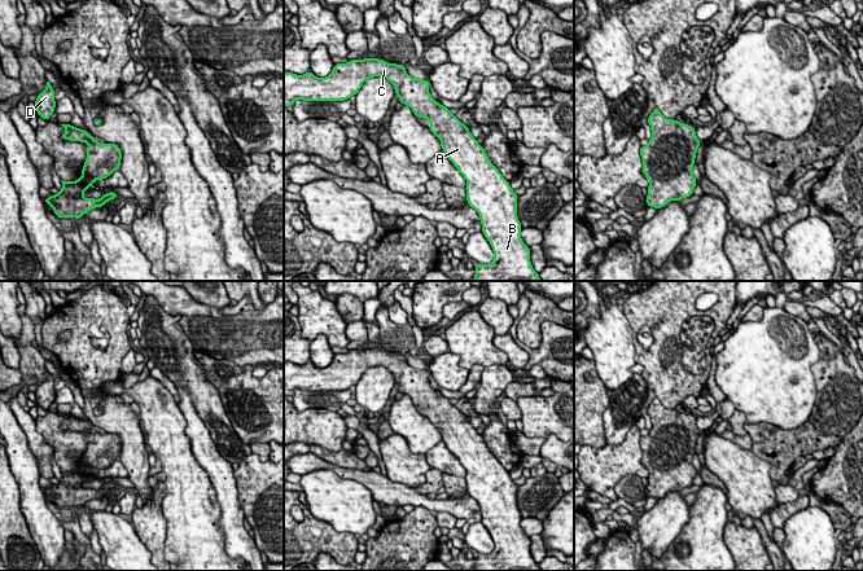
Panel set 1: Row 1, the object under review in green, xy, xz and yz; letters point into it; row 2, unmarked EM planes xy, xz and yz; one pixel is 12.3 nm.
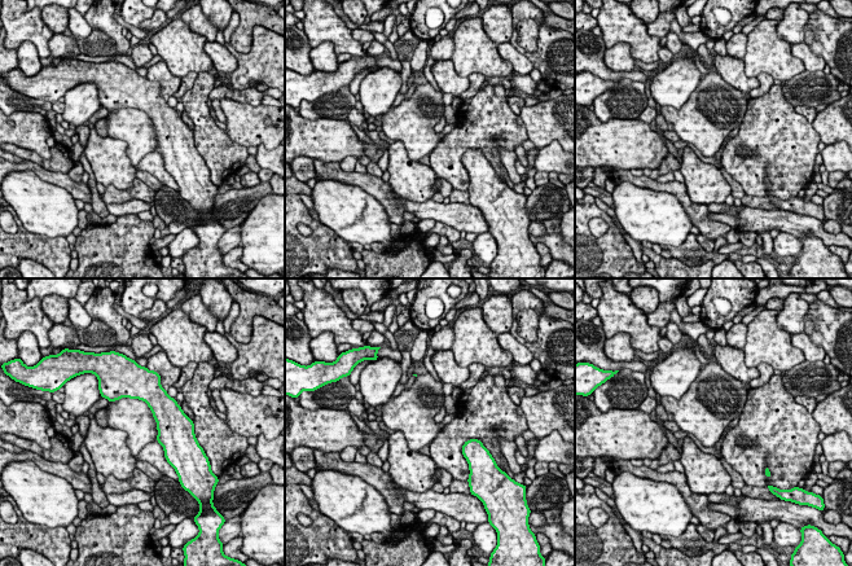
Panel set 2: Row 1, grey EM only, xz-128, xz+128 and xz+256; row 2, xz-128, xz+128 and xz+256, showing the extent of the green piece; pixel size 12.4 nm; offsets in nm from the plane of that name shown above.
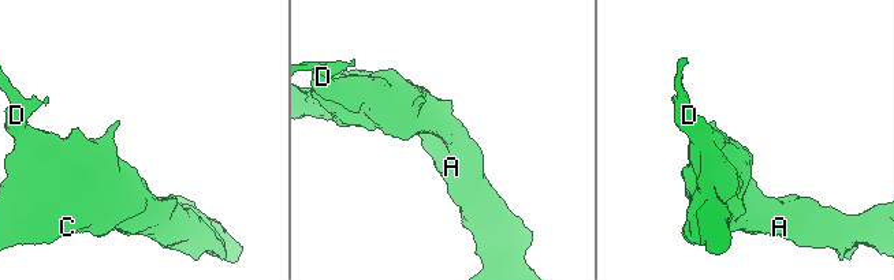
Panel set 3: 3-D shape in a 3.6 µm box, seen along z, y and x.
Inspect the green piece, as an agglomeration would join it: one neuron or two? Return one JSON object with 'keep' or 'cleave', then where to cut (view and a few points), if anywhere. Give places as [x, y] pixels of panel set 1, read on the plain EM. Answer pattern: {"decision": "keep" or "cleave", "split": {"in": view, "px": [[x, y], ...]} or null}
{"decision": "keep", "split": null}

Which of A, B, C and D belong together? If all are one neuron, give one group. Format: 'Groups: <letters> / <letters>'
Groups: A B C D

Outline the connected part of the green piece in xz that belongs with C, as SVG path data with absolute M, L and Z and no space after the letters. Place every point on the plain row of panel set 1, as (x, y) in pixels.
M378 348L350 350L336 353L327 368L316 368L311 361L305 365L284 363L284 396L294 395L294 390L303 391L345 391L355 386L369 368L384 366L395 379L399 392L408 395L417 408L430 412L429 420L437 426L442 440L466 470L466 491L478 505L482 523L490 532L494 549L490 554L478 553L473 566L476 571L542 571L530 552L530 537L520 526L522 517L517 506L518 486L513 482L499 460L491 453L482 435L446 396L438 394L429 382L430 370L416 369L406 363L404 355L389 353Z

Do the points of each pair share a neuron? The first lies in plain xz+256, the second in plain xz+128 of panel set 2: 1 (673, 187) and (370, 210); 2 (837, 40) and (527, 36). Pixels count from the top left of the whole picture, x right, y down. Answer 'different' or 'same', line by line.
1: different
2: different

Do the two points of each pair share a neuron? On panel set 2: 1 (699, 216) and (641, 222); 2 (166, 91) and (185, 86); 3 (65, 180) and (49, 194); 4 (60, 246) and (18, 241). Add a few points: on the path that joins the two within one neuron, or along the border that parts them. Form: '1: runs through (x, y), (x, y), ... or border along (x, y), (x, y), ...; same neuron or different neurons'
1: border along (671, 193), (694, 226); different neurons
2: border along (181, 79), (180, 87), (172, 95); different neurons
3: border along (31, 170), (42, 179), (65, 188), (75, 198); different neurons
4: runs through (49, 246), (29, 246); same neuron

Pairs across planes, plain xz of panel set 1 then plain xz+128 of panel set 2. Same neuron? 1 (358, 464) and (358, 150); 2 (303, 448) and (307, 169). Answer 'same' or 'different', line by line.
1: different
2: same

